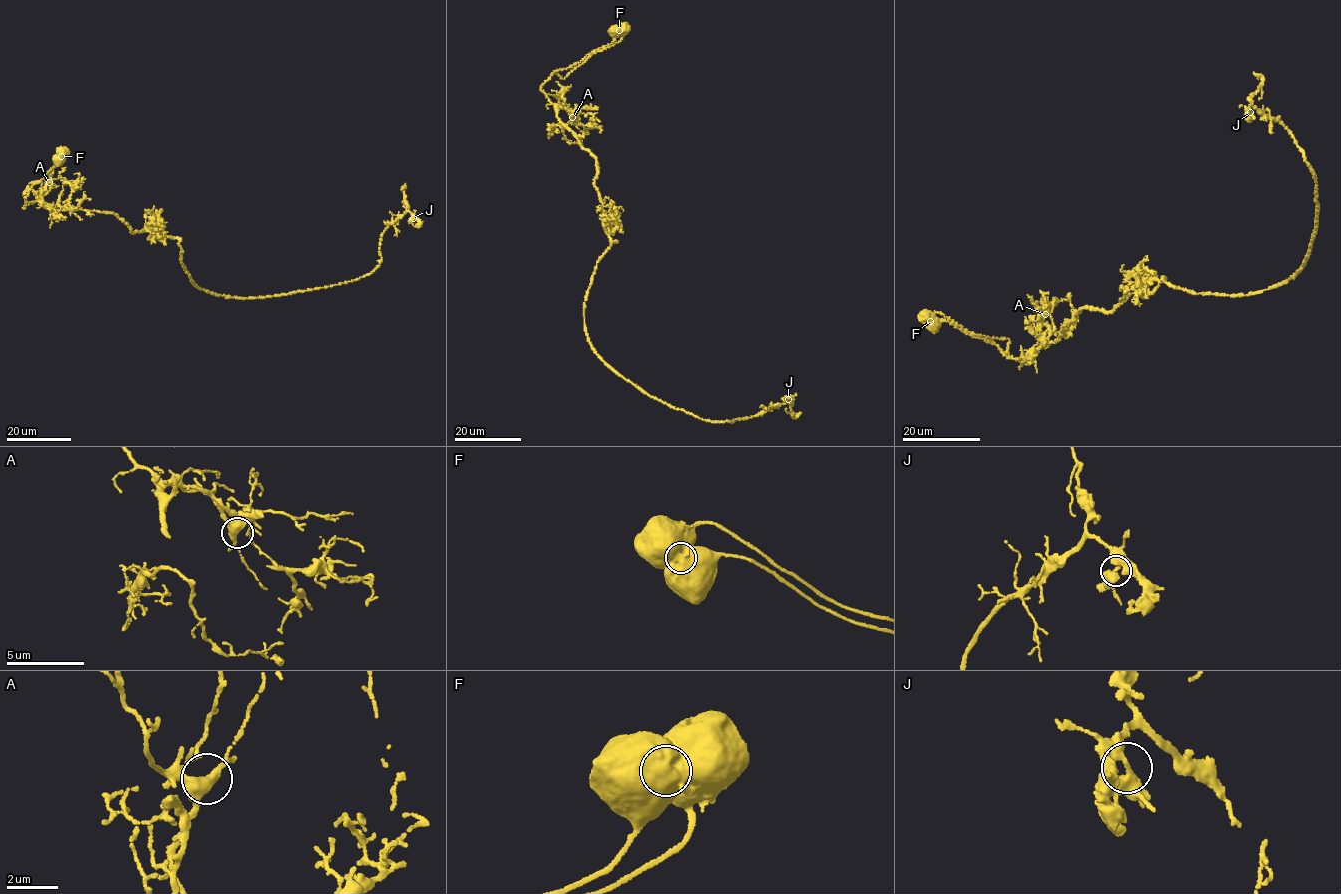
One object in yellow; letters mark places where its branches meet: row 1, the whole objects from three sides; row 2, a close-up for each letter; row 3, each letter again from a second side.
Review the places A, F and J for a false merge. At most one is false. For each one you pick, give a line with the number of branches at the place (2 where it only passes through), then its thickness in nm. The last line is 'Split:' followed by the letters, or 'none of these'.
F: 1 branches meet; 1150 nm thick
Split: F

